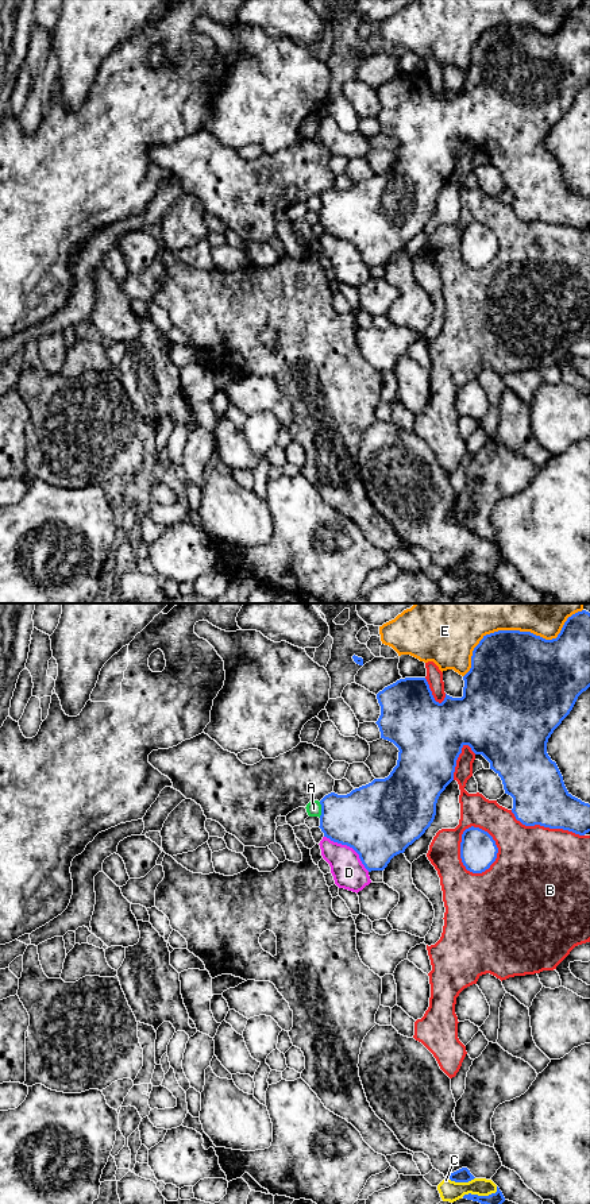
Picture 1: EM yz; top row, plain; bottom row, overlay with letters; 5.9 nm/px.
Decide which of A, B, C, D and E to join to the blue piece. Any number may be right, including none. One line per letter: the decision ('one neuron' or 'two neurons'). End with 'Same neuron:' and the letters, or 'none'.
A: two neurons
B: two neurons
C: two neurons
D: two neurons
E: two neurons
Same neuron: none

